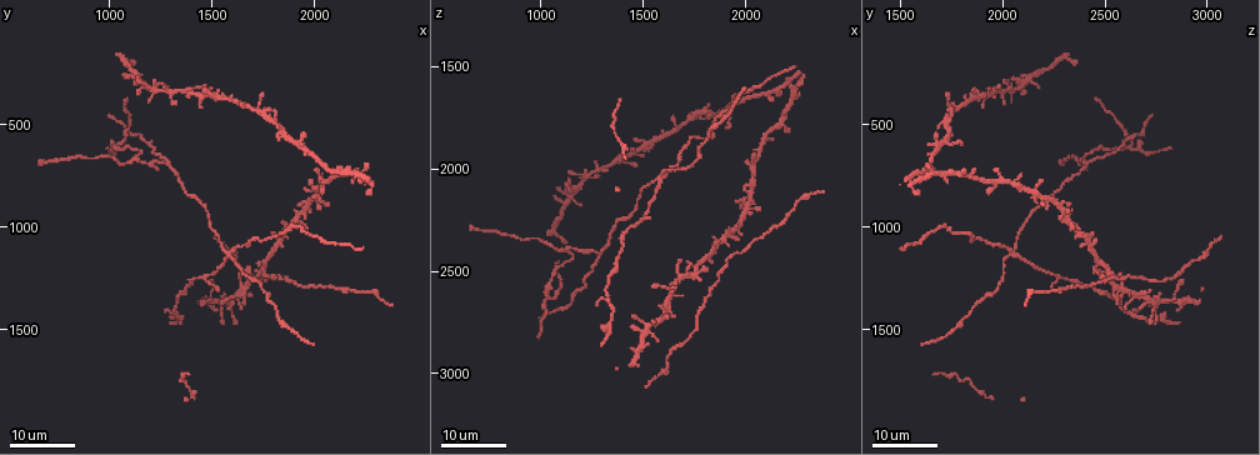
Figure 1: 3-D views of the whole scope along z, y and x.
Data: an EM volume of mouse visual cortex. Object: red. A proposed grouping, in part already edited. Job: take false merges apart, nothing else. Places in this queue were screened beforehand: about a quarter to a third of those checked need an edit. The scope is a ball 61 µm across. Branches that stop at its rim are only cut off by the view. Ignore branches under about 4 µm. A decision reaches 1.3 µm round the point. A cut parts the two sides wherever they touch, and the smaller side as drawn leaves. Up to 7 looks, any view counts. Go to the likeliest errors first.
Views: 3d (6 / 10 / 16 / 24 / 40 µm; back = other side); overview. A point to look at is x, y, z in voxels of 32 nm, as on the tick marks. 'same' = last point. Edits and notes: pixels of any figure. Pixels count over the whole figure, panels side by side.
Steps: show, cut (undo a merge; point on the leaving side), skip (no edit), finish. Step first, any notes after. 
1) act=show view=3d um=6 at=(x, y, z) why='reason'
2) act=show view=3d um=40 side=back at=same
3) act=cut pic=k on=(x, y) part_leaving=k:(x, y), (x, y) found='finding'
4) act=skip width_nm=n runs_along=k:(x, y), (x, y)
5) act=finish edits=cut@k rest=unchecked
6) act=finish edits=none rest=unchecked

act=show view=3d um=24 at=(1570, 1130, 2040) why='looks like a crossing'

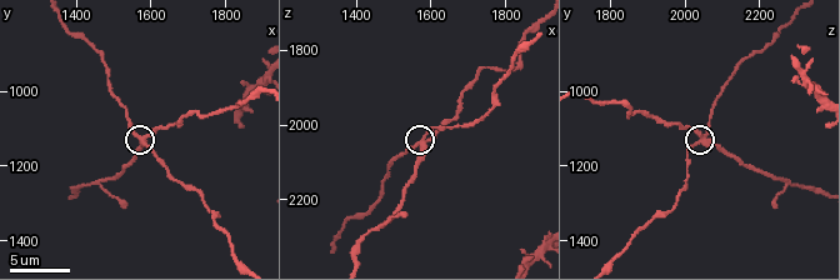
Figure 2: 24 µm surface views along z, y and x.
act=show view=3d um=10 at=(1560, 1130, 2050)

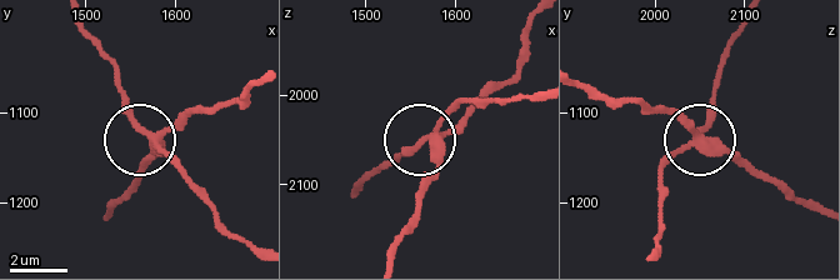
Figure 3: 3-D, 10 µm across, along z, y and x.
act=cut pic=3 on=(146, 155) width_nm=280 part_leaving=3:(153, 140), (140, 173), (109, 209) found='two neurons meet here'

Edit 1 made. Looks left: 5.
act=show view=overview why='redraw'

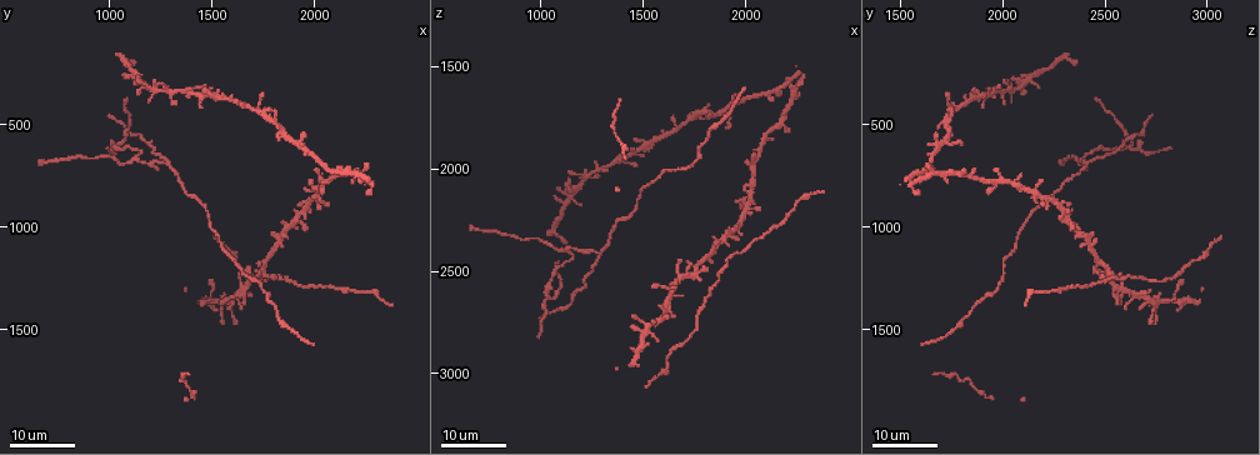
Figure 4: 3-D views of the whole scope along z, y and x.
act=show view=3d um=24 at=(1750, 1230, 2530) why='four or more arms meet'

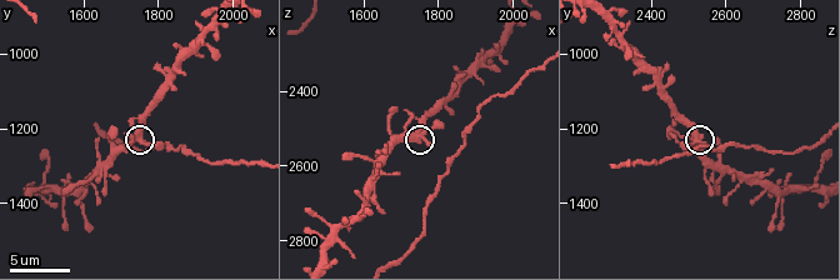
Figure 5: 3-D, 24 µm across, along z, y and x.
act=show view=3d um=6 at=(1740, 1230, 2520)

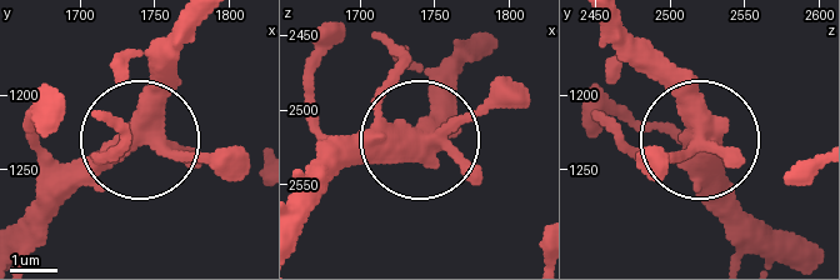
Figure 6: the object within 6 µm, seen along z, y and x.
act=skip side_arm_um=23 runs_along=6:(198, 26), (150, 121), (51, 201) found='one neuron here'

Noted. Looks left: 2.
act=show view=3d um=6 at=(1630, 1310, 2590) why='thin arm on a thick one'

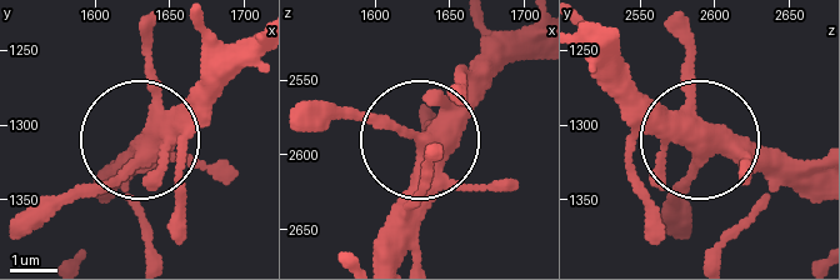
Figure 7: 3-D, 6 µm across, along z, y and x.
act=skip runs_along=7:(259, 34), (60, 213) found='one neuron here'

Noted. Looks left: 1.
act=finish edits=cut@3 rest=unchecked

